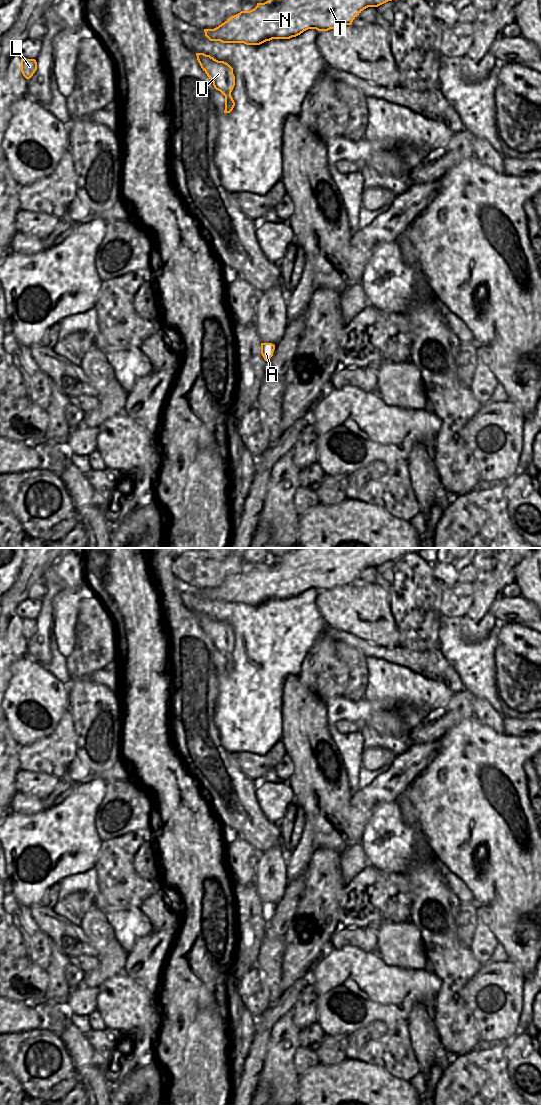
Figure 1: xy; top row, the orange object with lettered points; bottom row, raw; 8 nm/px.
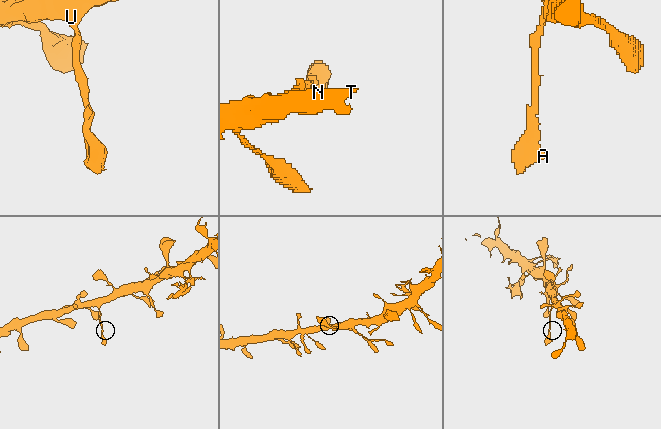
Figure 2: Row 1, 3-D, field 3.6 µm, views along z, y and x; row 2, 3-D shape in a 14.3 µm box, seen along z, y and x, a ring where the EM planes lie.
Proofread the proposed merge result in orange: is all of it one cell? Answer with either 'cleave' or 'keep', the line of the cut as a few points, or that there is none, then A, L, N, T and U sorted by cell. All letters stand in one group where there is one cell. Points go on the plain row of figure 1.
keep | no cut | A L N T U

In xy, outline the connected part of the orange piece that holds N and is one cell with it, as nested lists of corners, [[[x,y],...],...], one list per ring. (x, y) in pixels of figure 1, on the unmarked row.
[[[299,548],[282,557],[270,557],[250,571],[241,571],[214,589],[204,589],[210,601],[260,605],[272,599],[290,599],[308,589],[328,591],[342,585],[351,585],[366,568],[378,567],[400,559],[408,553],[426,548]]]

